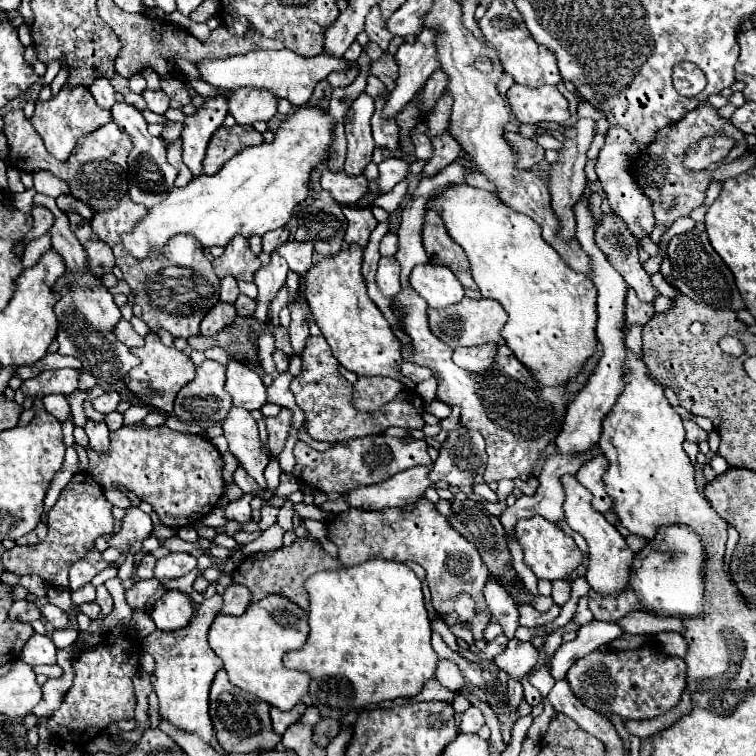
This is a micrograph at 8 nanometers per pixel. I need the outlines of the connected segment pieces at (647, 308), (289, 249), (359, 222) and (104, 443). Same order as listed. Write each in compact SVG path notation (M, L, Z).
M633 289L627 291L627 305L625 305L625 323L633 325L633 323L641 323L645 325L651 317L653 317L653 303L641 303L639 299L635 299Z
M289 239L287 243L277 247L277 253L287 261L289 269L295 271L299 277L303 277L313 267L313 243L299 243L295 239Z
M345 207L345 217L349 221L347 225L347 235L345 241L347 243L359 243L361 247L367 245L371 231L377 227L377 219L371 213L371 207Z
M87 421L85 425L85 433L89 437L89 447L97 453L105 453L109 447L109 429L105 423L95 423L95 421Z

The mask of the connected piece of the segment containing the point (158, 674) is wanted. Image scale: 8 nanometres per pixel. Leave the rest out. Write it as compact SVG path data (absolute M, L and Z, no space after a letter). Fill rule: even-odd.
M213 595L199 605L197 615L191 619L187 627L179 631L155 629L141 641L143 651L147 651L155 659L153 691L159 697L161 719L181 731L199 735L201 739L205 739L205 743L211 743L215 735L211 719L209 719L209 709L207 709L209 687L211 687L215 673L223 667L221 659L215 655L215 651L207 643L207 631L221 609L221 603L223 603L221 595Z

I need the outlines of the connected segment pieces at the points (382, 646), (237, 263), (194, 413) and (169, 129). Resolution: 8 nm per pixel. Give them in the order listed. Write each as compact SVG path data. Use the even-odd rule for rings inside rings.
M369 559L365 563L337 571L319 571L305 581L305 589L311 601L311 631L303 649L289 651L283 657L283 665L287 669L301 669L311 673L313 683L309 687L309 695L315 699L313 705L319 707L323 719L341 719L349 711L367 707L369 703L415 695L421 691L427 679L435 677L437 653L431 647L431 627L427 609L423 605L421 581L405 563Z
M237 235L229 241L229 245L225 247L225 253L217 259L213 259L213 269L217 273L219 279L231 275L237 281L253 281L255 271L261 267L259 257L253 255L253 251L249 249L249 243L245 237Z
M205 359L201 367L197 367L197 375L189 381L175 399L175 415L185 423L221 423L231 407L229 393L223 389L225 385L225 367L217 361Z
M168 121L161 133L161 138L166 141L173 141L180 137L182 130L182 123L179 123L178 121Z

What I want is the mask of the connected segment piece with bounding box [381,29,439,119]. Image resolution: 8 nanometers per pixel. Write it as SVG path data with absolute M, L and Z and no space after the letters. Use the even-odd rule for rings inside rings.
M423 29L413 45L403 43L395 59L399 65L399 77L395 81L395 89L389 91L389 97L385 101L381 115L383 119L395 117L409 101L413 101L425 81L439 69L433 47L433 31Z

